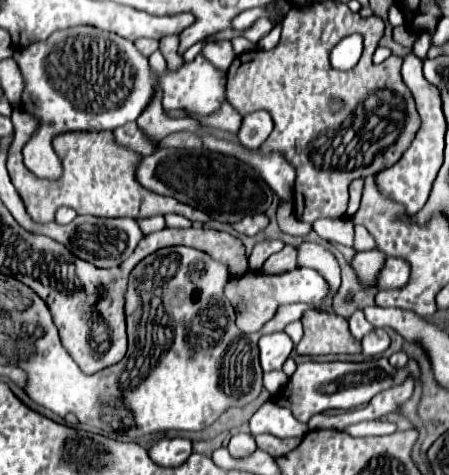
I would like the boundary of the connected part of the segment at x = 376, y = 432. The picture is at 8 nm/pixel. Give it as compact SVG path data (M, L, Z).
M360 422L360 424L350 424L344 430L350 436L382 436L382 434L392 434L398 426L392 422Z

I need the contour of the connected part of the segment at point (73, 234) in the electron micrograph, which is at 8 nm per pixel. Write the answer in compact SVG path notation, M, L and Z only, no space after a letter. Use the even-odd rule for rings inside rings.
M76 216L70 224L60 226L56 222L38 226L36 228L40 234L50 236L52 240L64 244L66 248L72 250L74 256L80 256L82 260L98 266L98 268L112 268L122 264L138 246L138 242L144 238L142 230L138 224L130 218L96 218L96 216ZM82 238L82 240L80 240ZM84 238L96 238L96 242L84 242Z

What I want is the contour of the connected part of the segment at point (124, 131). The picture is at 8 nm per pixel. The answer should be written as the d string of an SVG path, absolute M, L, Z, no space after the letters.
M130 122L130 124L126 124L126 126L115 130L114 142L118 142L118 146L128 148L128 150L134 150L134 152L138 152L138 154L142 154L142 156L152 154L154 148L158 146L158 144L148 144L148 142L144 140L144 136L142 136L142 132L138 130L136 122Z

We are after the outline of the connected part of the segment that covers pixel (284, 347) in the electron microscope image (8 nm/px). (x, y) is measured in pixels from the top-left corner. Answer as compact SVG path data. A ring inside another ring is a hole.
M276 332L276 334L266 334L260 338L260 364L264 372L272 370L282 370L286 358L290 356L294 344L288 334Z

